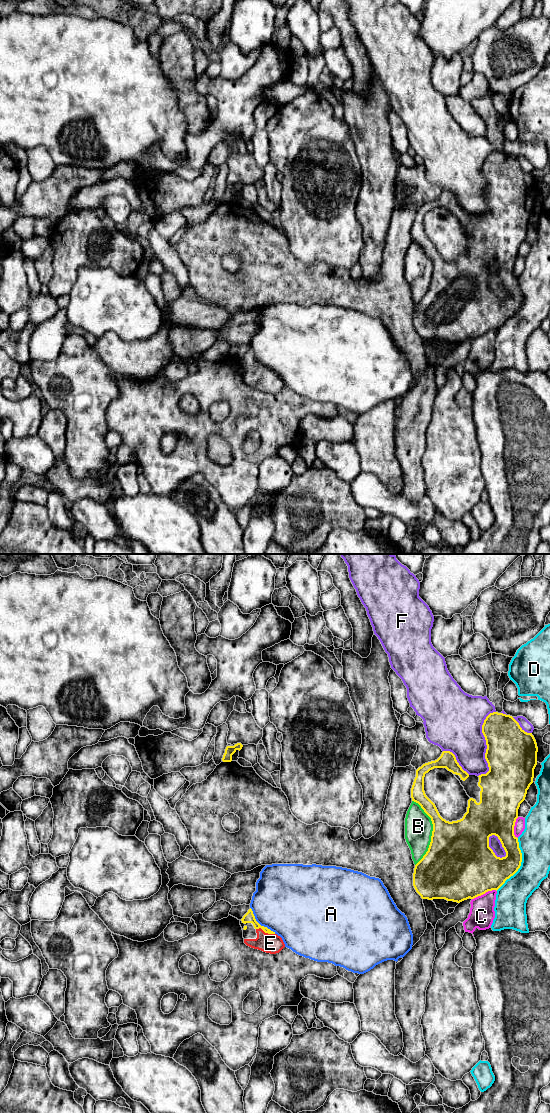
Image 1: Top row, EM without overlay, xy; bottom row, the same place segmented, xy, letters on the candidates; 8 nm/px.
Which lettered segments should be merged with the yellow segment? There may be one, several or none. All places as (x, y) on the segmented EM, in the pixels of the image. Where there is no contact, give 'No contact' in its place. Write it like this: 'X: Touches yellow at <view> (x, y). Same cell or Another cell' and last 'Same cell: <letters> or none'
A: Touches yellow at xy (258, 923). Another cell
B: Touches yellow at xy (432, 832). Another cell
C: Touches yellow at xy (484, 893). Another cell
D: Touches yellow at xy (520, 865). Another cell
E: Touches yellow at xy (265, 932). Same cell
F: Touches yellow at xy (486, 744). Another cell
Same cell: E

